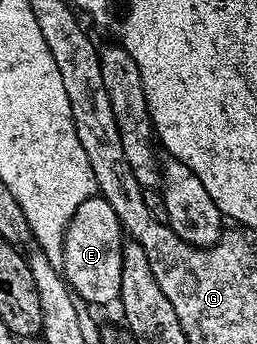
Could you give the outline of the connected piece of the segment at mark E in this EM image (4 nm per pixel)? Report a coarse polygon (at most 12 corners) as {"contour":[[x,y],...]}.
{"contour":[[107,200],[64,229],[61,275],[80,302],[118,300],[123,226]]}

